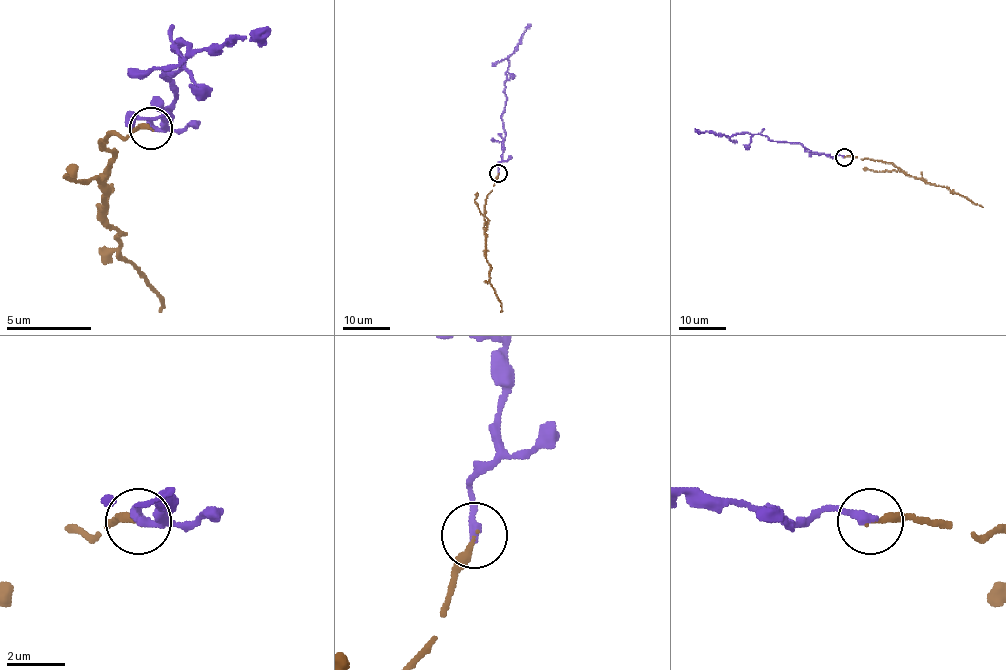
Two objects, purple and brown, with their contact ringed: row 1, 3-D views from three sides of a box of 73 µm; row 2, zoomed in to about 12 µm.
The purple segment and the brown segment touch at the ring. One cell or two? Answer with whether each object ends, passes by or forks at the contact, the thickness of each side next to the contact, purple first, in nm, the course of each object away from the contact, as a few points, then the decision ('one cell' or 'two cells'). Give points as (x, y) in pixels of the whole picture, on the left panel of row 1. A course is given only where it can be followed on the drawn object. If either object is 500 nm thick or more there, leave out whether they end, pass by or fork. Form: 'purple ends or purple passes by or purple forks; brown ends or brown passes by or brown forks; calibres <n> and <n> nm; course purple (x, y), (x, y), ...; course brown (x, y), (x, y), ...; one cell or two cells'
purple ends; brown ends; calibres 300 and 240 nm; course purple (149, 127), (162, 127), (175, 97), (162, 76), (175, 72), (175, 46), (218, 50), (269, 25); course brown (149, 127), (137, 127), (103, 144), (111, 153), (103, 217), (120, 234), (120, 251), (162, 298), (158, 310); one cell

